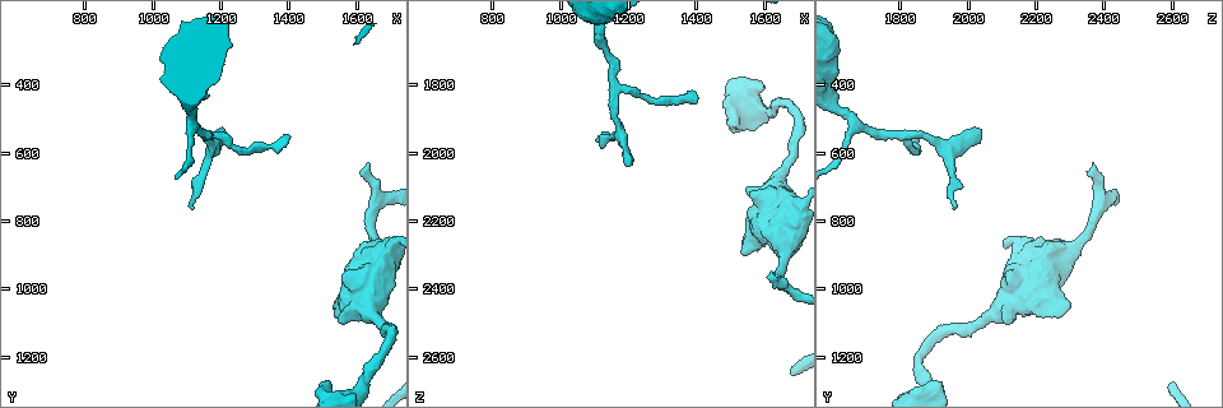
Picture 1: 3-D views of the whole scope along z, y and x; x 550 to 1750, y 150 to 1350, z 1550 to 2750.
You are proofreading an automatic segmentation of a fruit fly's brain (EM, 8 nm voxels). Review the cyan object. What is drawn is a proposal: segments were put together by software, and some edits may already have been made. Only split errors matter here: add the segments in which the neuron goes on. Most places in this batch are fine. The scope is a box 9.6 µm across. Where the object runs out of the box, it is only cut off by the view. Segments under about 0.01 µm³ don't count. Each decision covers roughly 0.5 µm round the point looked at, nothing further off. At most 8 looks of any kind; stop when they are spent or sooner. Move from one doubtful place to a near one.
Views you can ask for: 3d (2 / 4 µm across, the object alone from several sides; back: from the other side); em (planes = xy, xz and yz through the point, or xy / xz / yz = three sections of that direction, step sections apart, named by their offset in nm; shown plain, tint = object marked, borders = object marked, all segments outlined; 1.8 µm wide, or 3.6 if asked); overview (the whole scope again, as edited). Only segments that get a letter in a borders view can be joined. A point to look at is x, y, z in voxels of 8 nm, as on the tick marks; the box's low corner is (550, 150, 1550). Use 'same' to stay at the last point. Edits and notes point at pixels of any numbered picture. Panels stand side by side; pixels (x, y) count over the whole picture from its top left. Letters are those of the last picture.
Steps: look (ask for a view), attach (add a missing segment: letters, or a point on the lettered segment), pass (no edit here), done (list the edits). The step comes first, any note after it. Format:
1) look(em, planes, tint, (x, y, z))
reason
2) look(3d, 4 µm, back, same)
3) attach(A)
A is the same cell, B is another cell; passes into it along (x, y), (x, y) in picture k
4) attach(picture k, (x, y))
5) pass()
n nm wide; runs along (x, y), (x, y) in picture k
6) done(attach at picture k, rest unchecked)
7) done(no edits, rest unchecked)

look(em, xy, step 4, borders, (1210, 540, 2040))
branch stops here

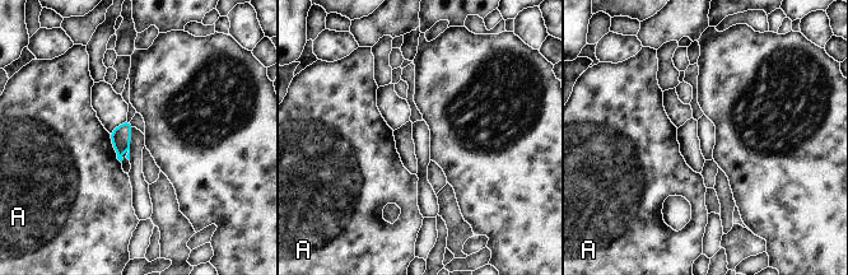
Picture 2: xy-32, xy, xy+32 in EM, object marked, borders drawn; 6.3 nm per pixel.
look(em, planes, borders, same)
cut it another way

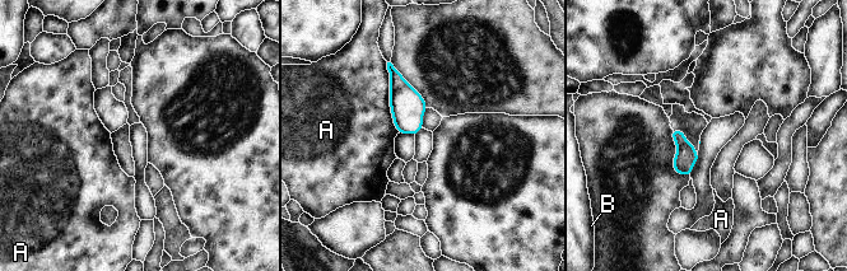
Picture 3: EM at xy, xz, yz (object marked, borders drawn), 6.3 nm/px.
pass()
A and B are other cells; border along (386, 62), (389, 108), (399, 132) in picture 3; no lettered segment goes on from it

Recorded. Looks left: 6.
look(em, planes, borders, (1630, 640, 2370))
free end

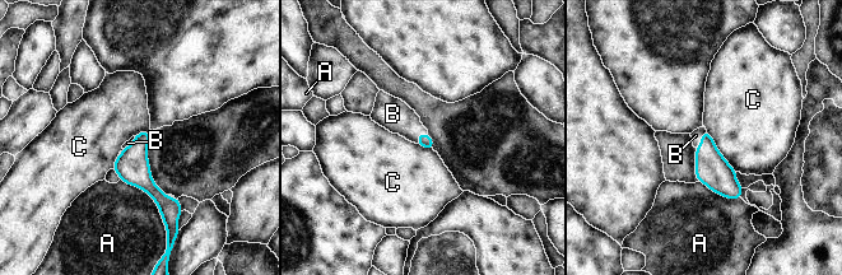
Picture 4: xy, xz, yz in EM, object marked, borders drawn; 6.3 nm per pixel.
attach(B)
A touches over 420 nm; B is the same cell, A and C are other cells; the neuron continues

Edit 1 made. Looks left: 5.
look(overview)
redraw

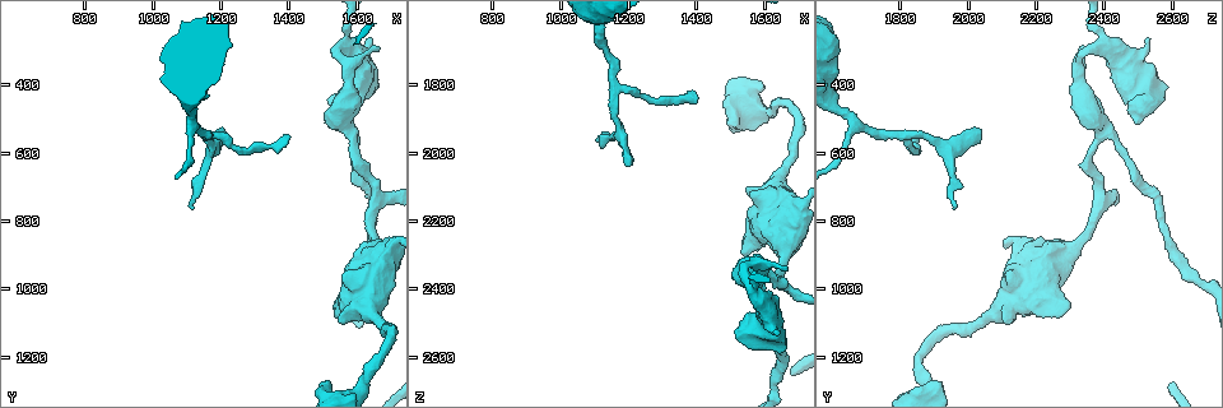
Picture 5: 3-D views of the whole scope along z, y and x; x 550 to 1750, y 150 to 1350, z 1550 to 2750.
look(3d, 2 µm, (1400, 550, 1850))

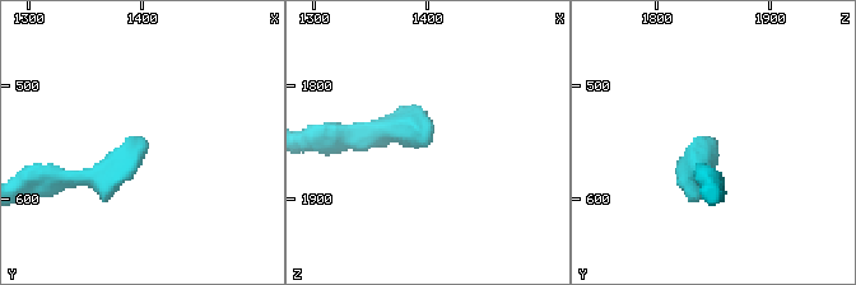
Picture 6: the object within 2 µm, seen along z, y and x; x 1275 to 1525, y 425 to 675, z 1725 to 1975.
look(em, xz, step 16, borders, (1406, 548, 1846))
shape alone is not enough

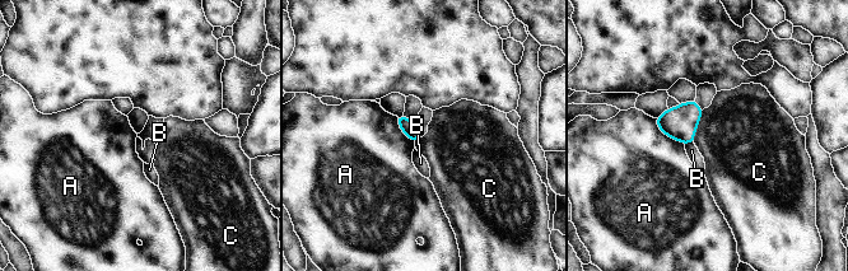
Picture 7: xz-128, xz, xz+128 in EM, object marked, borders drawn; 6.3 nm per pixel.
pass()
A, B and C are other cells; none of them fits

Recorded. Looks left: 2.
look(em, xy, step 4, tint, (1110, 760, 1960))
thin end

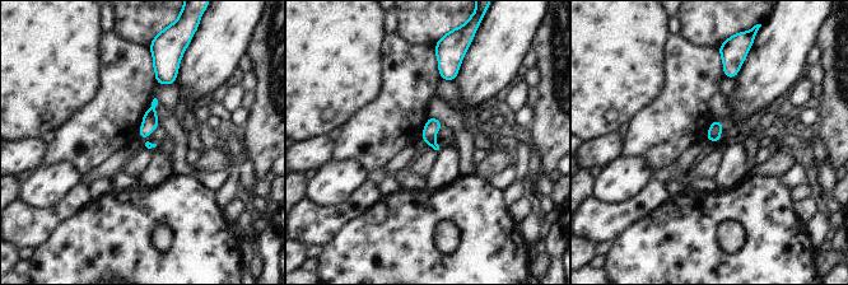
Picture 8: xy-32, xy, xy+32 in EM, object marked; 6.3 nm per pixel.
look(em, xy, step 4, borders, same)
see the neighbours

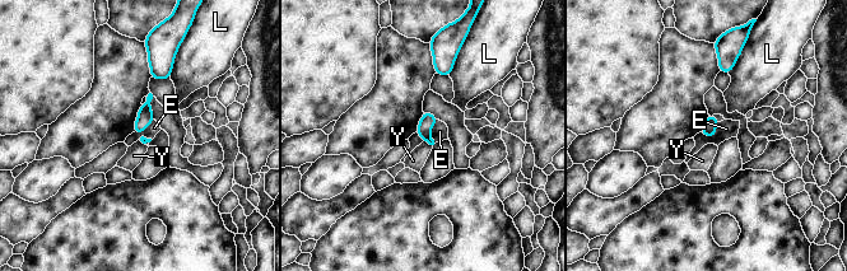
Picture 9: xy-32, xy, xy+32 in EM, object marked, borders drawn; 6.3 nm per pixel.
pass()
90 nm wide; E, L and Y are other cells; border along (423, 140), (432, 145) in picture 9; no lettered segment goes on from it

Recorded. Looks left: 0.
done(attach at picture 4, rest unchecked)

